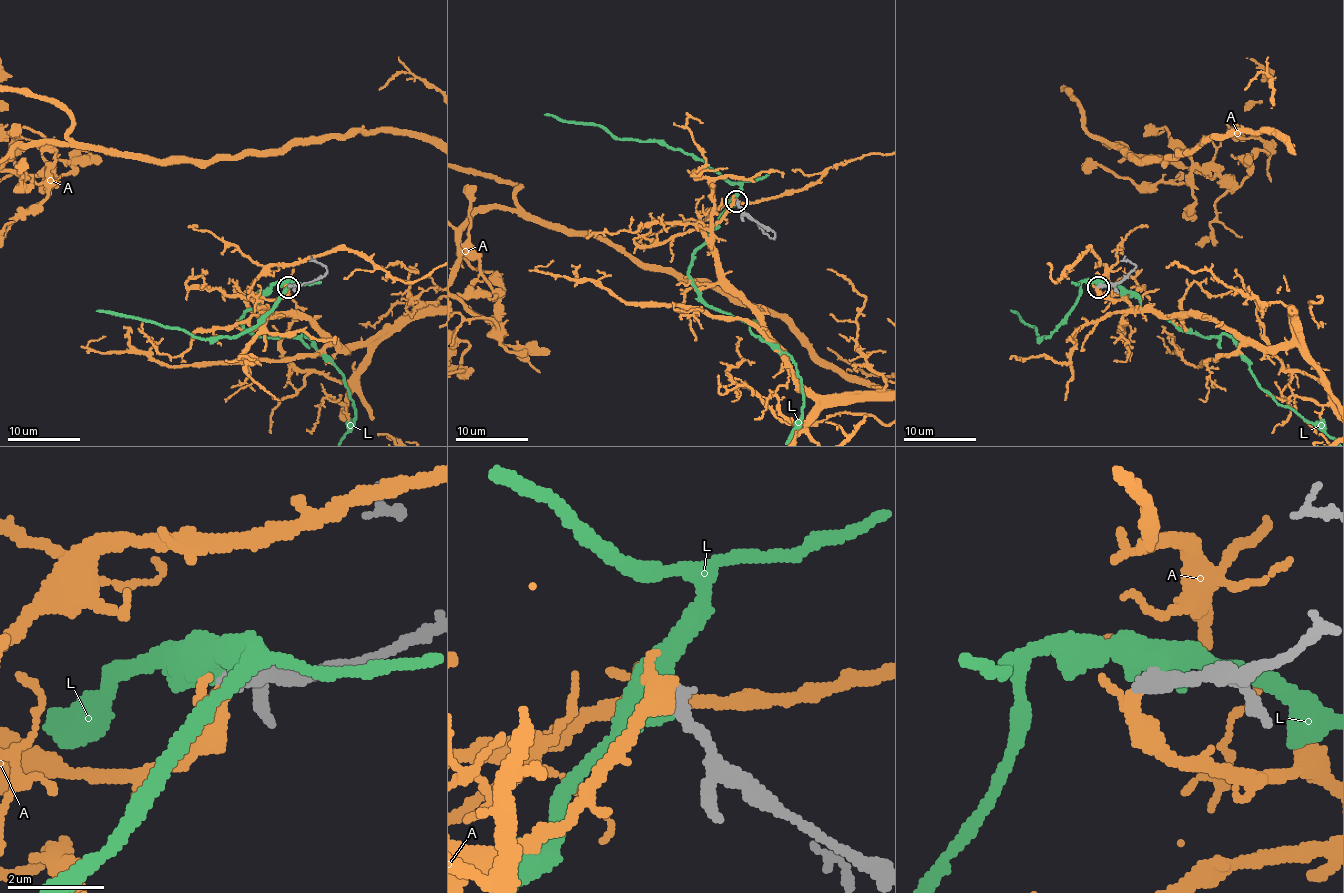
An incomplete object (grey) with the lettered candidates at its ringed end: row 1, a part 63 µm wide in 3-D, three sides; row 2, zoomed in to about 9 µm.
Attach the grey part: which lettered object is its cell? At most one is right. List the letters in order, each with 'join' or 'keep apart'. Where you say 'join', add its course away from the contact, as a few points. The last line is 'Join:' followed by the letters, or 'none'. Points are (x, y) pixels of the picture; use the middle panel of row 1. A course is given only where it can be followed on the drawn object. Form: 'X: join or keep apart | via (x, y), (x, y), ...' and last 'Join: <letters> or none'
A: join
L: keep apart
Join: A

